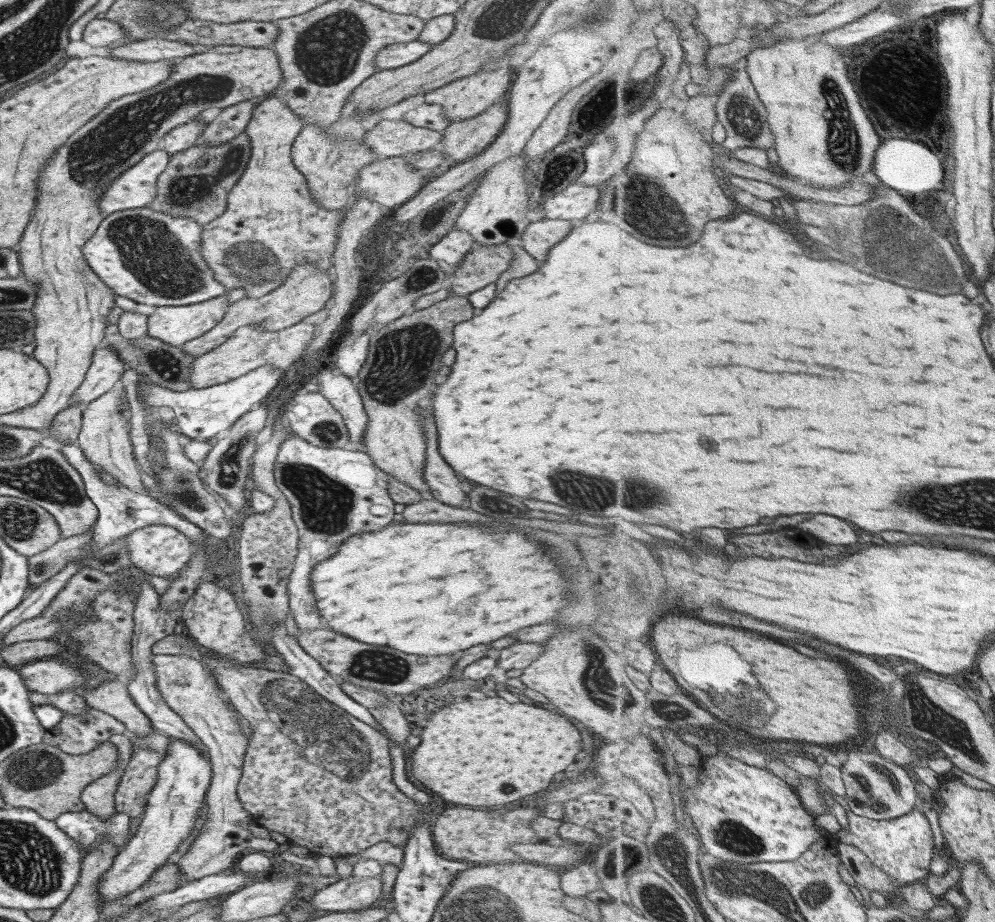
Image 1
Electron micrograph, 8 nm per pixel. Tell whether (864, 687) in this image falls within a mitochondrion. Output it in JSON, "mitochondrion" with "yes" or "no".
{"mitochondrion":"no"}

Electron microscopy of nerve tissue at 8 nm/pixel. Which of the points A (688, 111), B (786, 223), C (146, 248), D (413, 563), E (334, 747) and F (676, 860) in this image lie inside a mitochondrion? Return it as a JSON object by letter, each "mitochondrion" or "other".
{"A":"other","B":"other","C":"mitochondrion","D":"other","E":"mitochondrion","F":"mitochondrion"}

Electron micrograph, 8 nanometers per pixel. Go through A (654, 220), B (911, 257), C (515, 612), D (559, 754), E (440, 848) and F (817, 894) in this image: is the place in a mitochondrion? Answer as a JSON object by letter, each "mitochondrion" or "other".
{"A":"mitochondrion","B":"mitochondrion","C":"other","D":"other","E":"other","F":"mitochondrion"}

